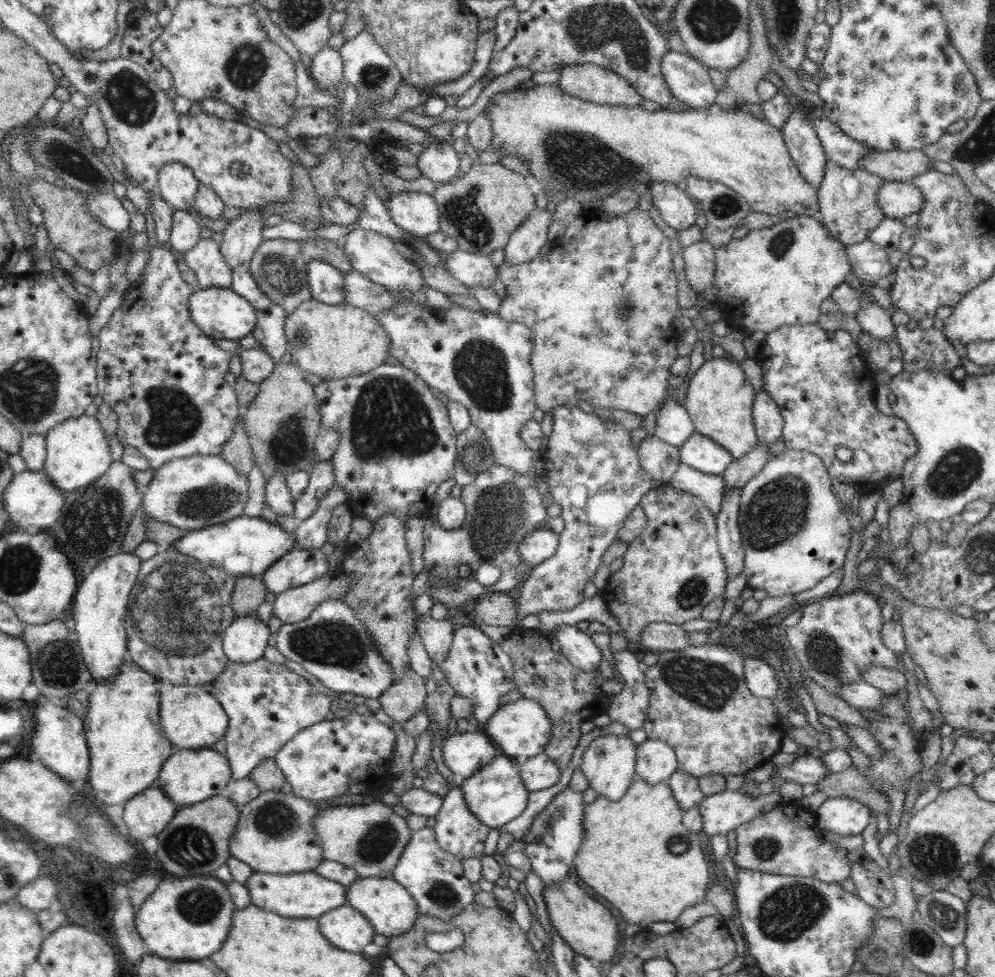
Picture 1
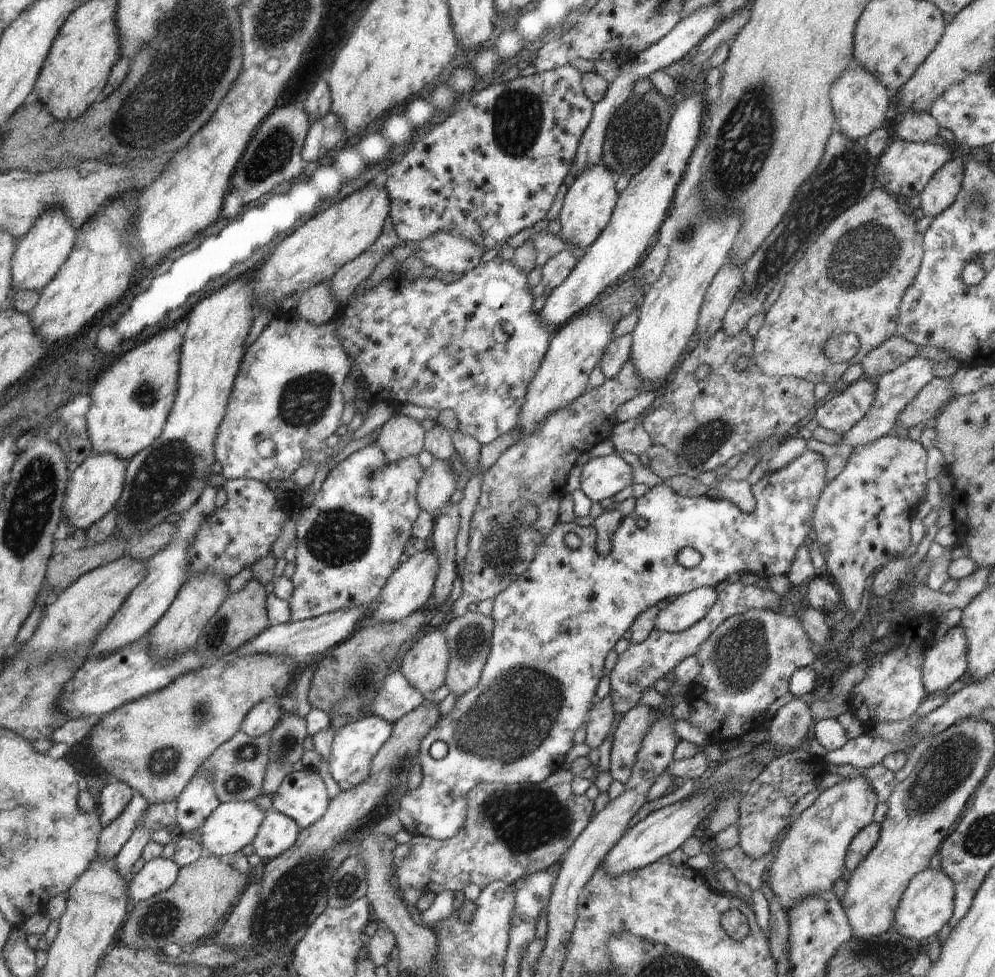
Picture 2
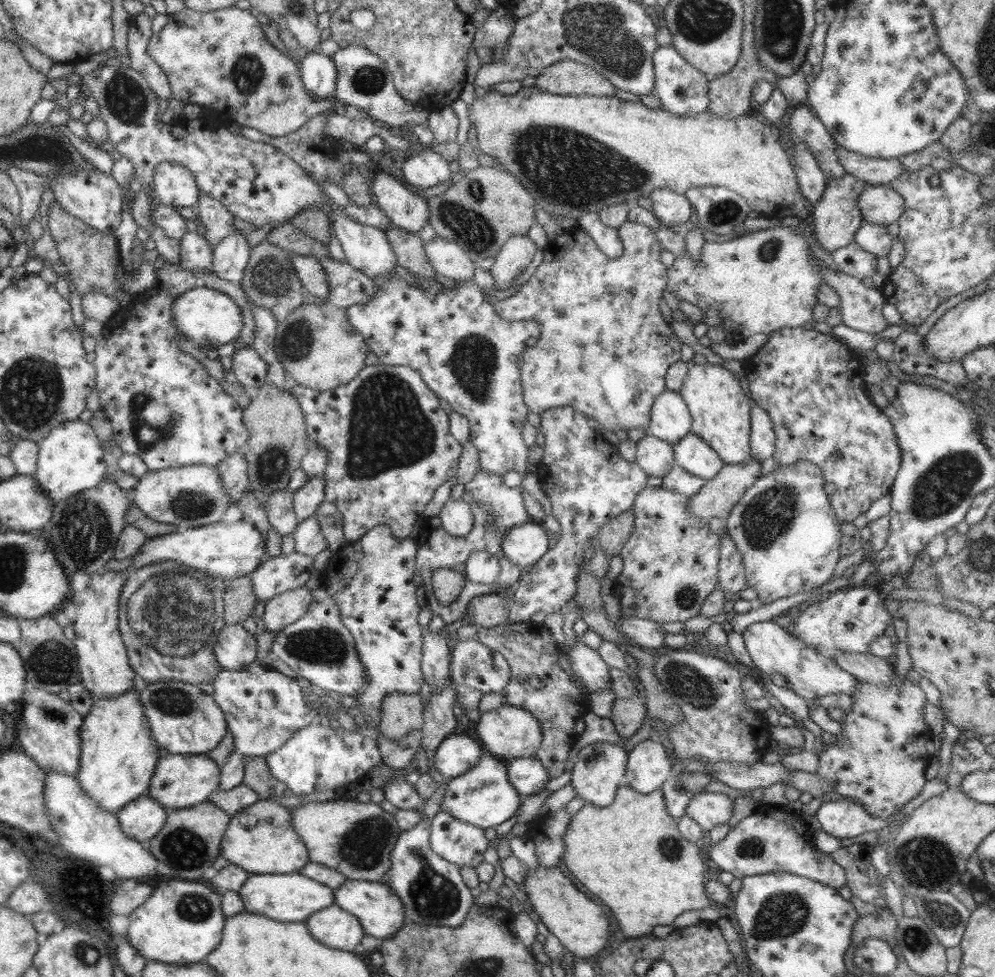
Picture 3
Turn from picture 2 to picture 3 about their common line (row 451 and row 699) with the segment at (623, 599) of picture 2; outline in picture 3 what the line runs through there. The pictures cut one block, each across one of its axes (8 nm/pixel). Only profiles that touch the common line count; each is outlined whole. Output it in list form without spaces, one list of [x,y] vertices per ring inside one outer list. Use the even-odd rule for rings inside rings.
[[[773,621],[756,622],[748,626],[743,632],[744,643],[748,654],[762,672],[766,674],[774,674],[778,672],[786,678],[786,687],[791,688],[799,696],[807,701],[810,711],[810,719],[832,735],[840,735],[843,732],[843,726],[834,722],[827,714],[827,709],[816,706],[814,699],[827,694],[846,694],[846,696],[854,696],[854,692],[858,690],[860,681],[849,672],[840,669],[836,663],[819,656],[812,648],[805,646],[800,640],[797,640],[796,634],[790,629],[782,628]]]

